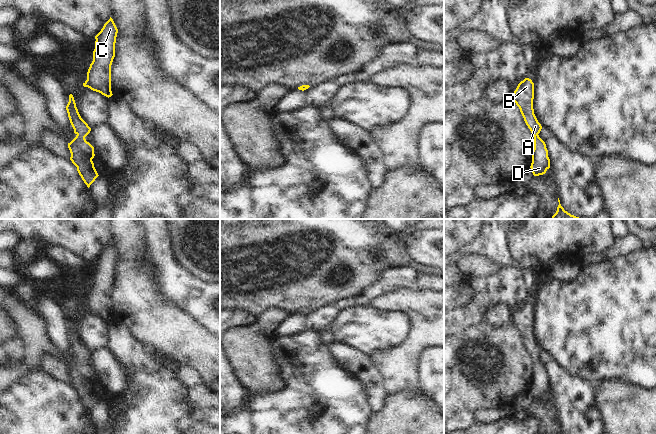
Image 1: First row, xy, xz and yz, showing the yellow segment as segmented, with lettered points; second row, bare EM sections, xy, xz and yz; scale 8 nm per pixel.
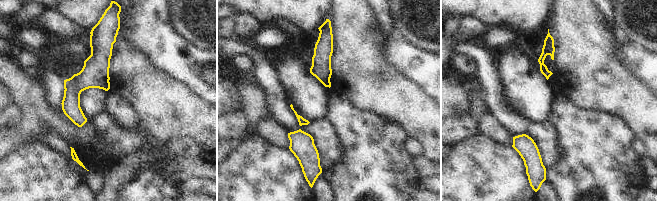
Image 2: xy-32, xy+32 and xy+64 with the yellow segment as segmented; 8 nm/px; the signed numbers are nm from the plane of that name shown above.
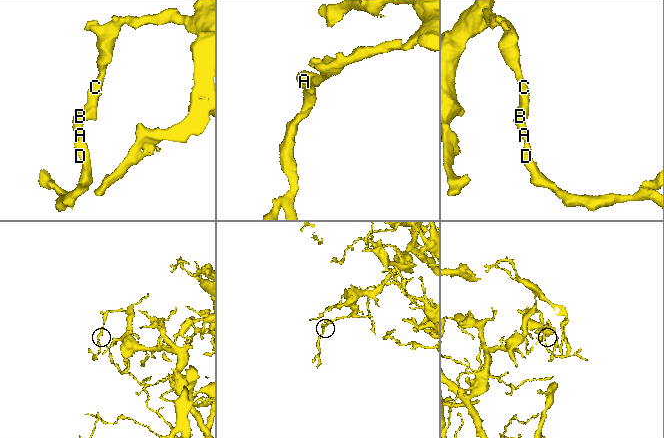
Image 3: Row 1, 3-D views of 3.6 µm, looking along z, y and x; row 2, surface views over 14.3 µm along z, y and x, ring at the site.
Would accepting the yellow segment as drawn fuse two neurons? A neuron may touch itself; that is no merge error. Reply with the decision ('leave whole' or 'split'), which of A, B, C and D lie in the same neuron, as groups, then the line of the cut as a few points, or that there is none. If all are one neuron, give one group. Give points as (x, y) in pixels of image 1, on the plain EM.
leave whole; A B C D; no cut

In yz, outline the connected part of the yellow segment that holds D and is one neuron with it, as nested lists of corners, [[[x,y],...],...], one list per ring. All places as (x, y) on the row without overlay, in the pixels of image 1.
[[[525,302],[521,305],[514,317],[512,324],[519,331],[524,345],[534,360],[534,373],[532,375],[531,394],[534,400],[543,399],[550,392],[550,383],[545,366],[539,361],[542,353],[533,333],[534,307],[531,303]]]

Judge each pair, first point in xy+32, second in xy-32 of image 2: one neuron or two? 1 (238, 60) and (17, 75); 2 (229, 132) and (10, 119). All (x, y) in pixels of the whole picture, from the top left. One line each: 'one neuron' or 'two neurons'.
1: two neurons
2: one neuron

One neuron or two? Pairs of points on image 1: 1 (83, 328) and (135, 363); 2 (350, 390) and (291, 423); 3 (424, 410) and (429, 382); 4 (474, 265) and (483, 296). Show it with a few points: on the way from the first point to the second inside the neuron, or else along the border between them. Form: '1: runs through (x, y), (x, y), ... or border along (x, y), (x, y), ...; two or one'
1: border along (108, 322), (107, 343), (105, 346); two
2: runs through (335, 397), (315, 397), (306, 408); one
3: border along (431, 398), (433, 401); two
4: border along (500, 269), (490, 275), (477, 275), (470, 279); two

